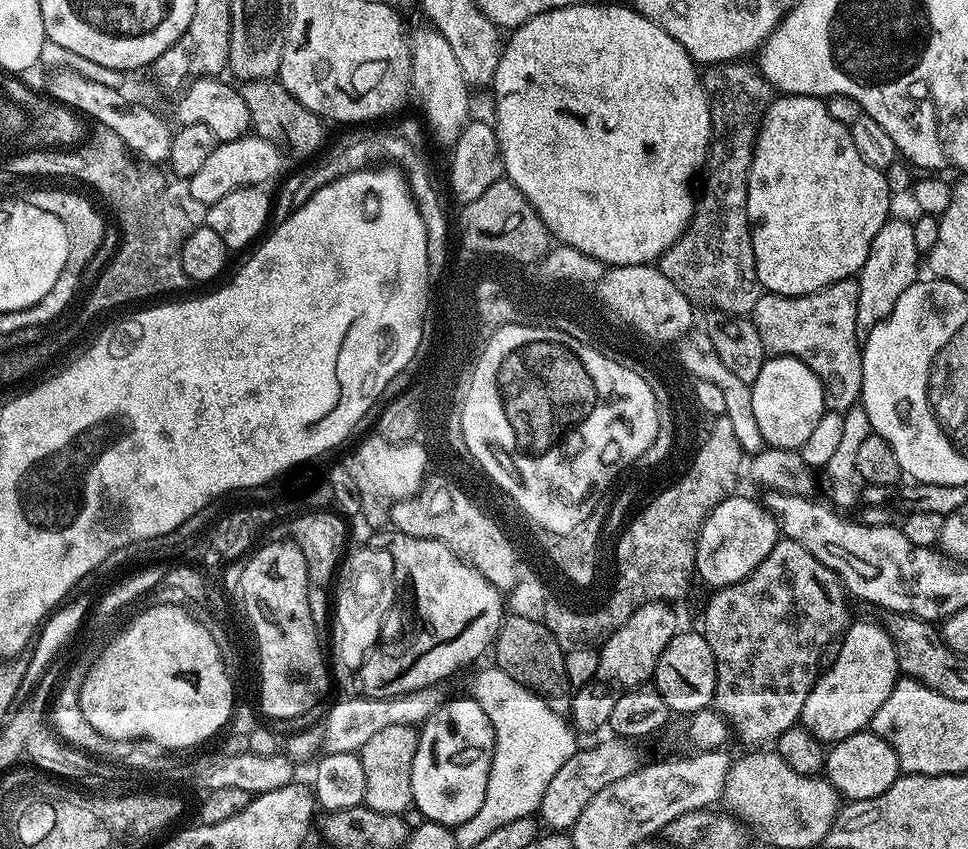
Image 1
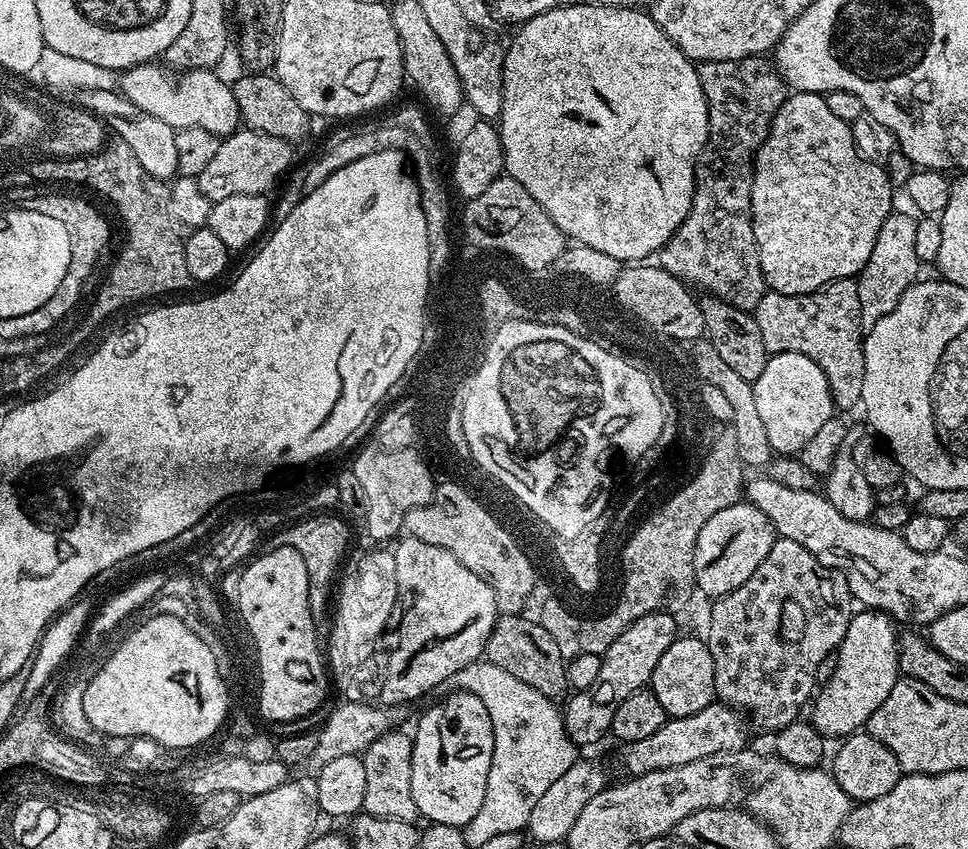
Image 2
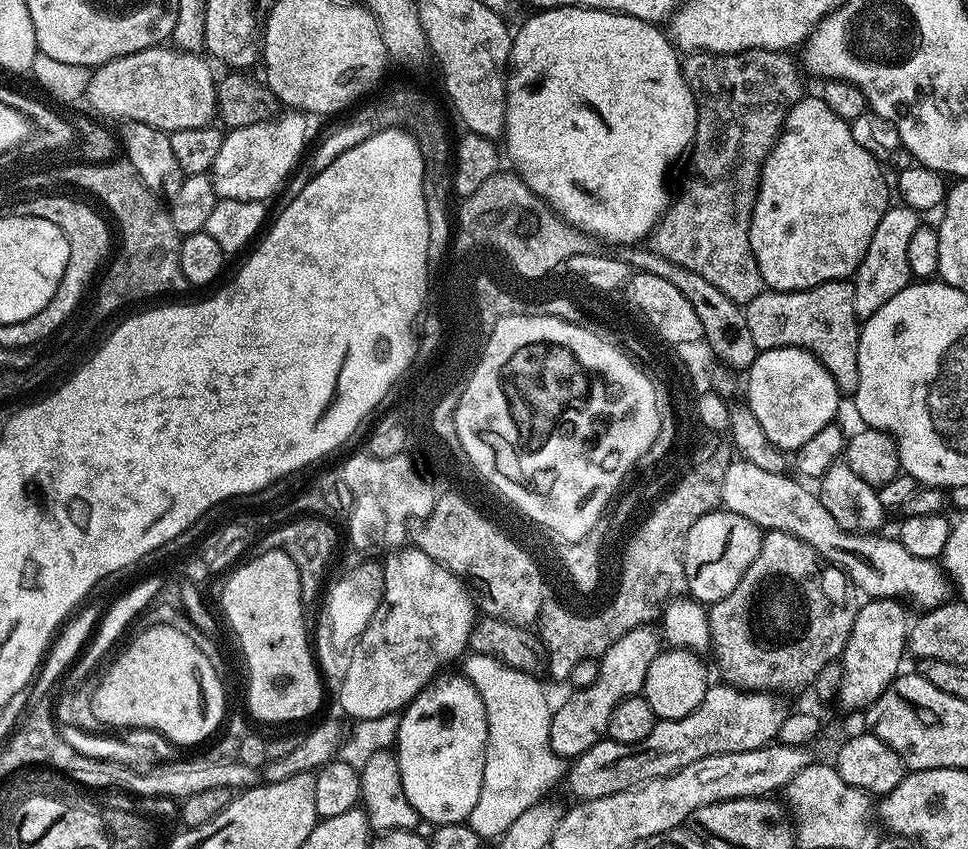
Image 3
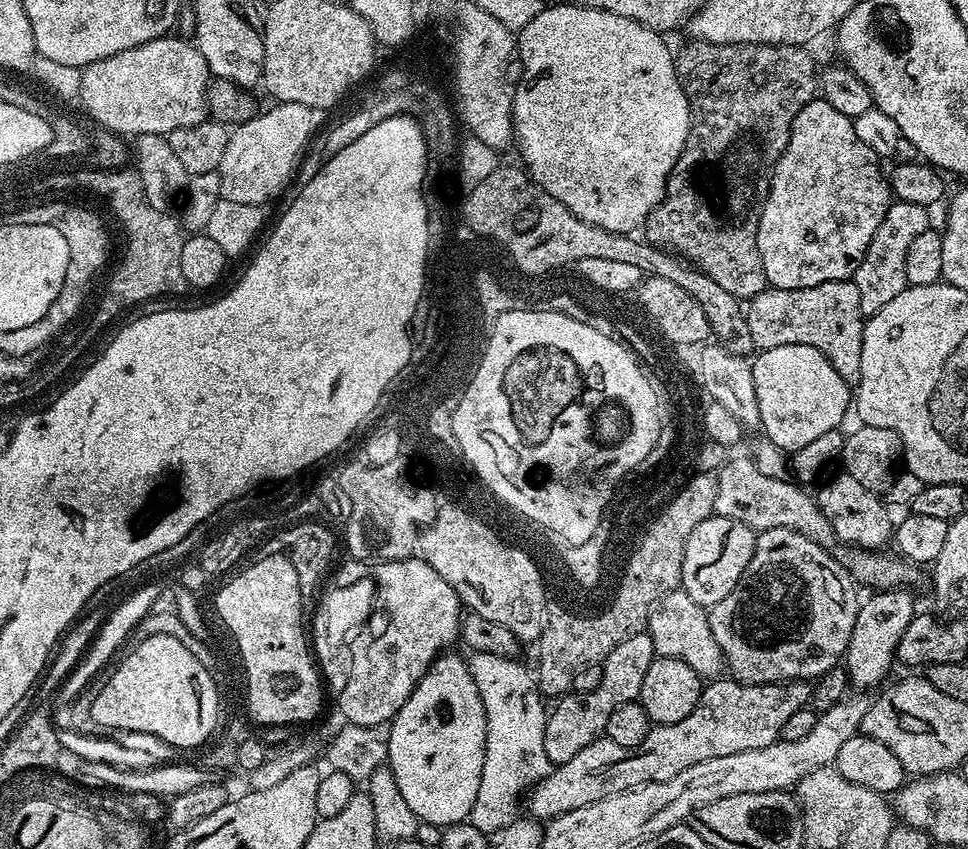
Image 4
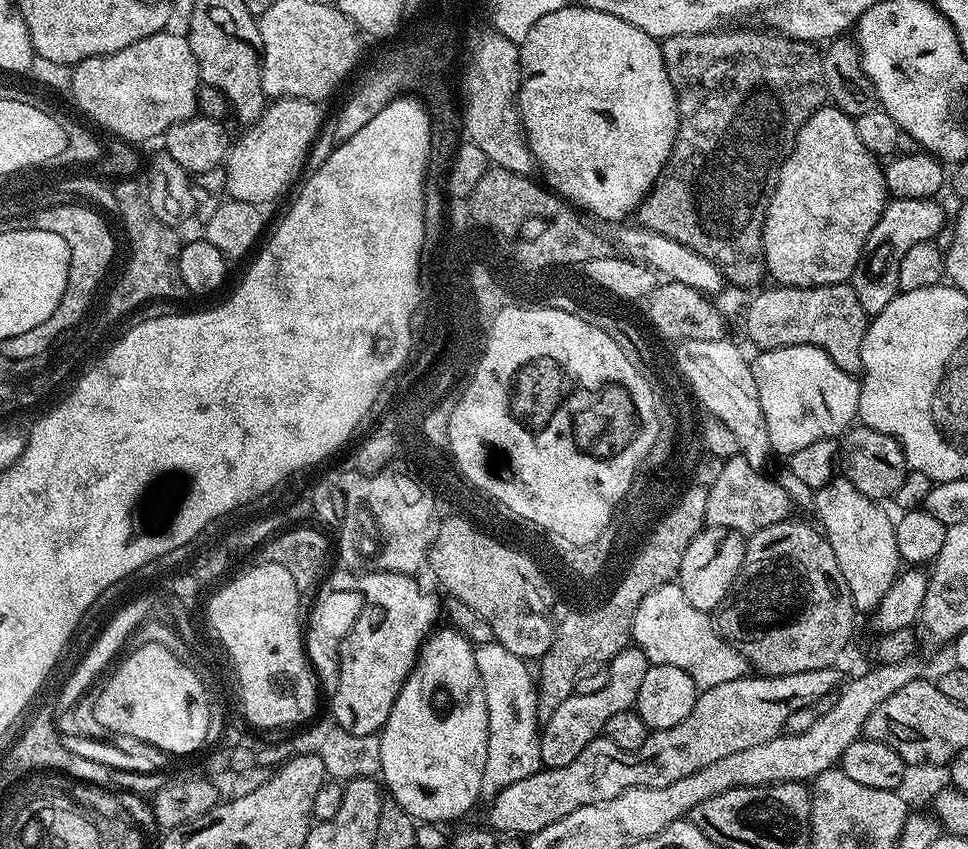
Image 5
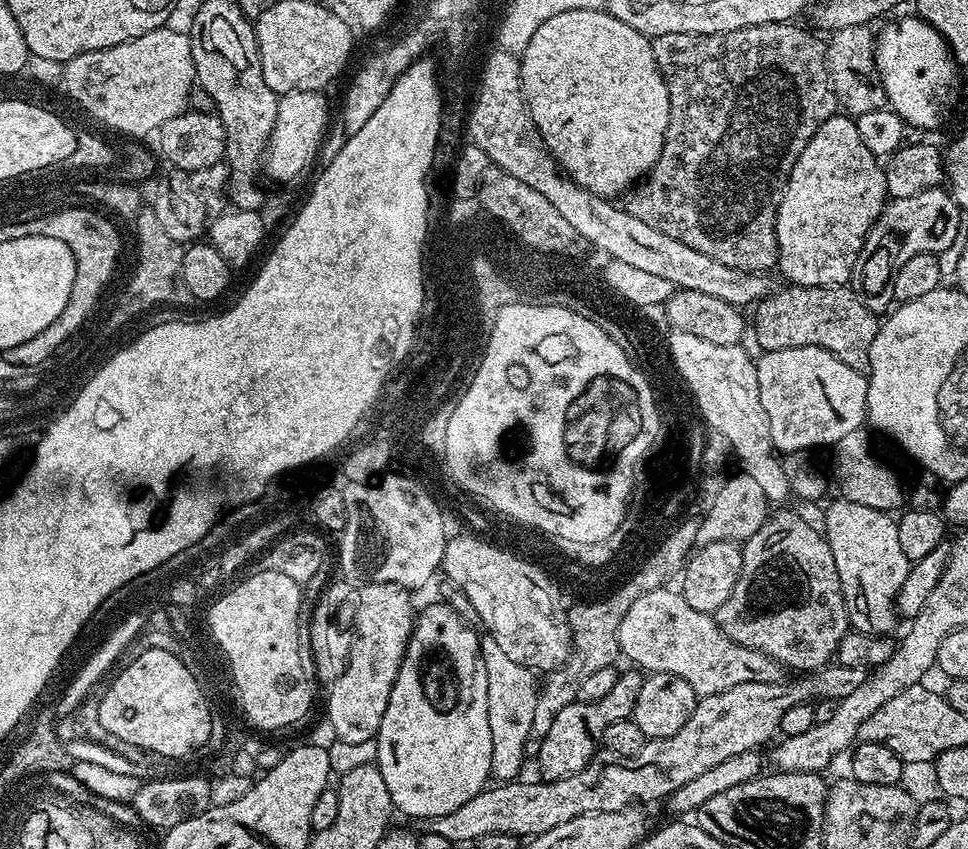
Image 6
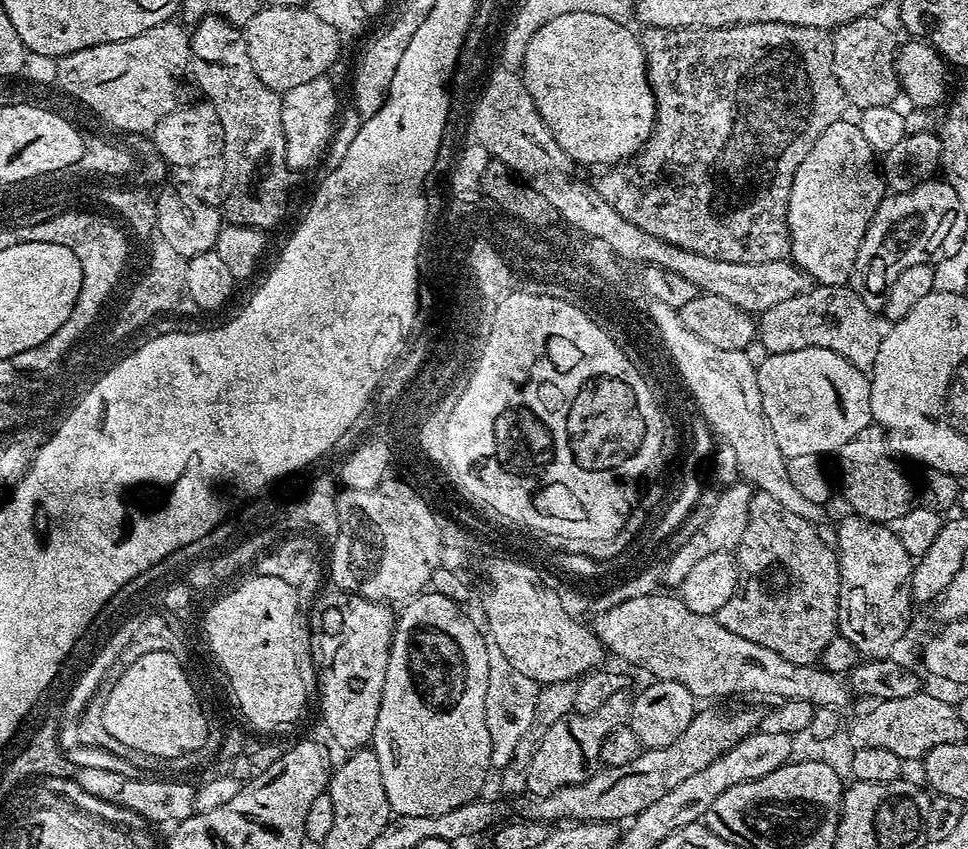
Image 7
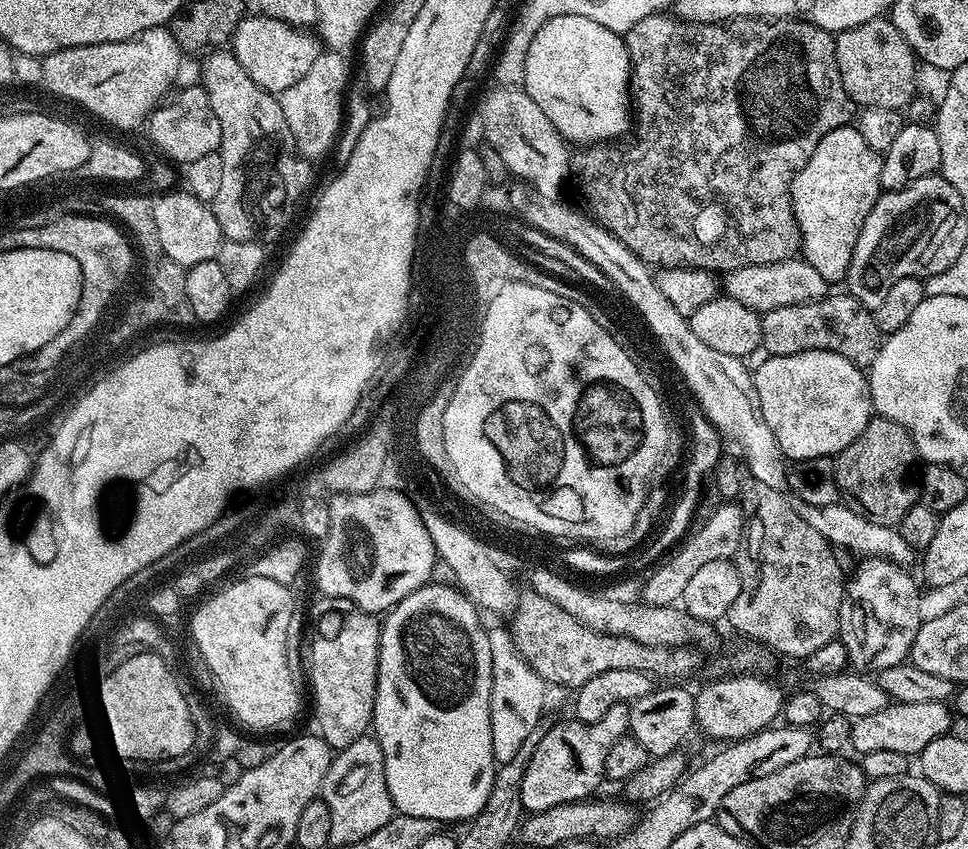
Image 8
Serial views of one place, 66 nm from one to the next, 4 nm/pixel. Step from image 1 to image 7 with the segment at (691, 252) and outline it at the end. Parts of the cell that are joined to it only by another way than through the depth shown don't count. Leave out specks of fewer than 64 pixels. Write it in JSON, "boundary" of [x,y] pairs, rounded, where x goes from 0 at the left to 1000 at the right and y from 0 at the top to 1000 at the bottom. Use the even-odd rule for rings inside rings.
{"boundary":[[[775,26],[774,28],[755,28],[753,33],[665,33],[660,39],[660,44],[665,67],[669,74],[669,95],[678,117],[678,147],[674,150],[669,168],[656,184],[621,201],[624,204],[621,205],[620,213],[615,213],[614,217],[616,227],[634,247],[638,247],[638,252],[643,252],[643,257],[647,257],[651,261],[655,261],[655,266],[667,271],[667,276],[676,276],[676,280],[684,280],[688,286],[700,290],[705,294],[713,294],[717,299],[729,299],[729,304],[742,304],[746,309],[804,309],[815,305],[818,291],[814,274],[814,234],[816,233],[816,219],[820,214],[820,205],[824,200],[824,196],[829,196],[829,186],[833,186],[833,181],[837,181],[841,167],[845,167],[849,153],[853,153],[853,148],[857,148],[862,144],[873,140],[875,132],[872,131],[877,131],[878,127],[870,101],[866,101],[866,92],[862,92],[858,41],[852,34],[841,31],[820,31],[812,26]]]}

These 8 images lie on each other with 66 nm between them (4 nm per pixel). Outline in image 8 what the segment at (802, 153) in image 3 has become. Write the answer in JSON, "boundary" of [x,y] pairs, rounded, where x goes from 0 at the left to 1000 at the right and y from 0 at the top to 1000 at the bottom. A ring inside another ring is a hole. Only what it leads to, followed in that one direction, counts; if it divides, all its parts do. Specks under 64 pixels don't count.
{"boundary":[[[873,148],[857,153],[857,158],[853,158],[853,163],[845,167],[845,172],[841,172],[837,191],[833,191],[833,196],[829,196],[829,200],[819,206],[818,246],[826,267],[829,305],[841,313],[841,318],[845,318],[845,323],[849,323],[851,330],[871,331],[875,326],[886,276],[890,276],[890,261],[895,261],[895,252],[899,252],[899,247],[911,229],[909,206],[912,194],[910,180],[895,172],[895,163],[890,163],[887,150]]]}

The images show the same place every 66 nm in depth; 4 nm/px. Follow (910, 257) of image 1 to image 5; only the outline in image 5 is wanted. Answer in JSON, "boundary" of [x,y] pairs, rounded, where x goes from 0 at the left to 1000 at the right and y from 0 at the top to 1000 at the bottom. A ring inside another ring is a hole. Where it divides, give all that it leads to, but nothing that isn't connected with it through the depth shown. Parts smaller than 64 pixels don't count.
{"boundary":[[[948,233],[918,234],[911,257],[907,257],[907,266],[899,271],[899,280],[895,280],[895,290],[890,294],[886,313],[880,319],[878,331],[886,346],[886,356],[890,356],[890,365],[898,373],[906,372],[928,347],[928,313],[932,313],[936,294],[948,290],[948,285],[968,282],[967,277],[975,264],[975,245],[967,239],[971,238]]]}

